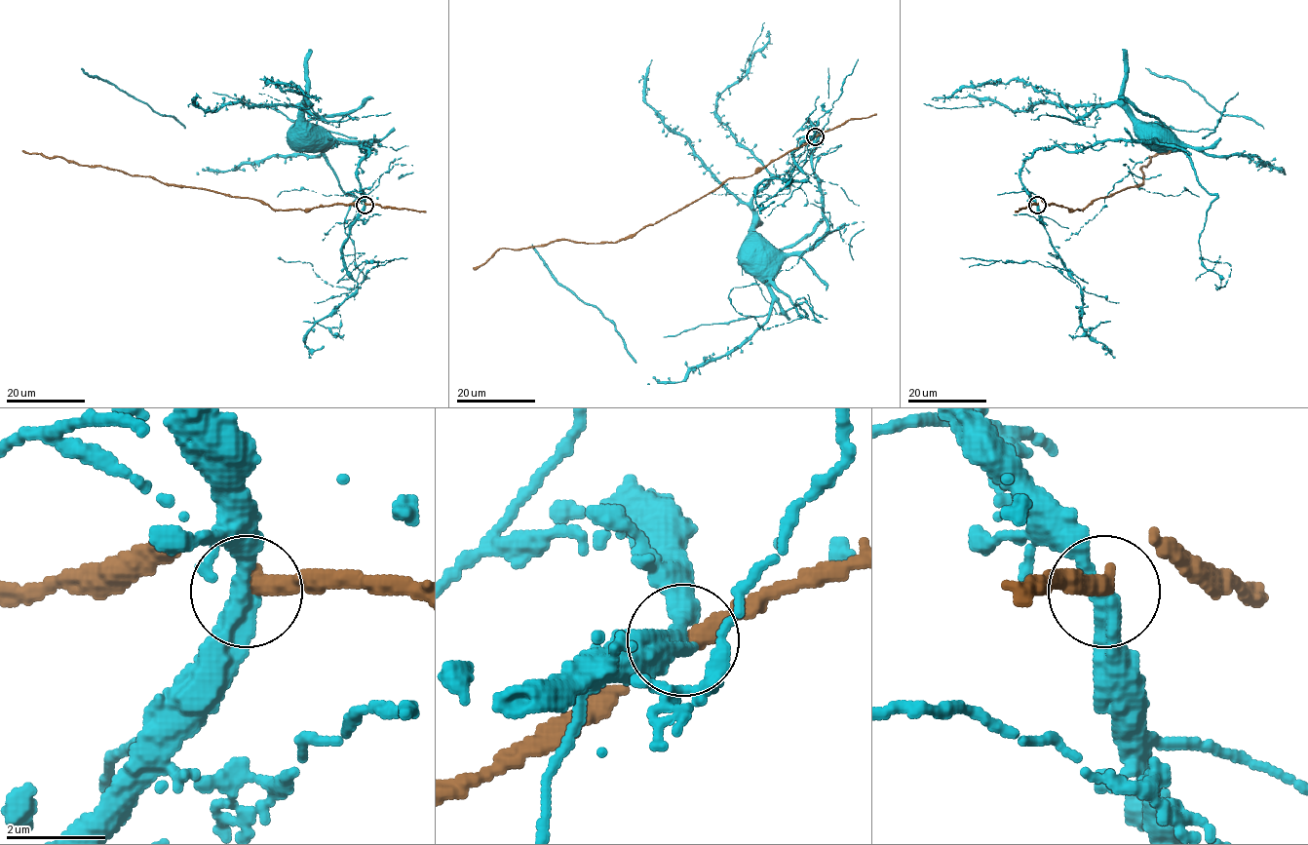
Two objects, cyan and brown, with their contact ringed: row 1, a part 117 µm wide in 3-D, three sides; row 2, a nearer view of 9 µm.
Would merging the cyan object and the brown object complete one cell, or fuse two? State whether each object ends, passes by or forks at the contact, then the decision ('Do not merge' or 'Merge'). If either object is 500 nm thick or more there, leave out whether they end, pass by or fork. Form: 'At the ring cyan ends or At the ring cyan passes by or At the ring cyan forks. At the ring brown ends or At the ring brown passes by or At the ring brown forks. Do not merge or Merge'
At the ring cyan passes by. At the ring brown ends. Do not merge

